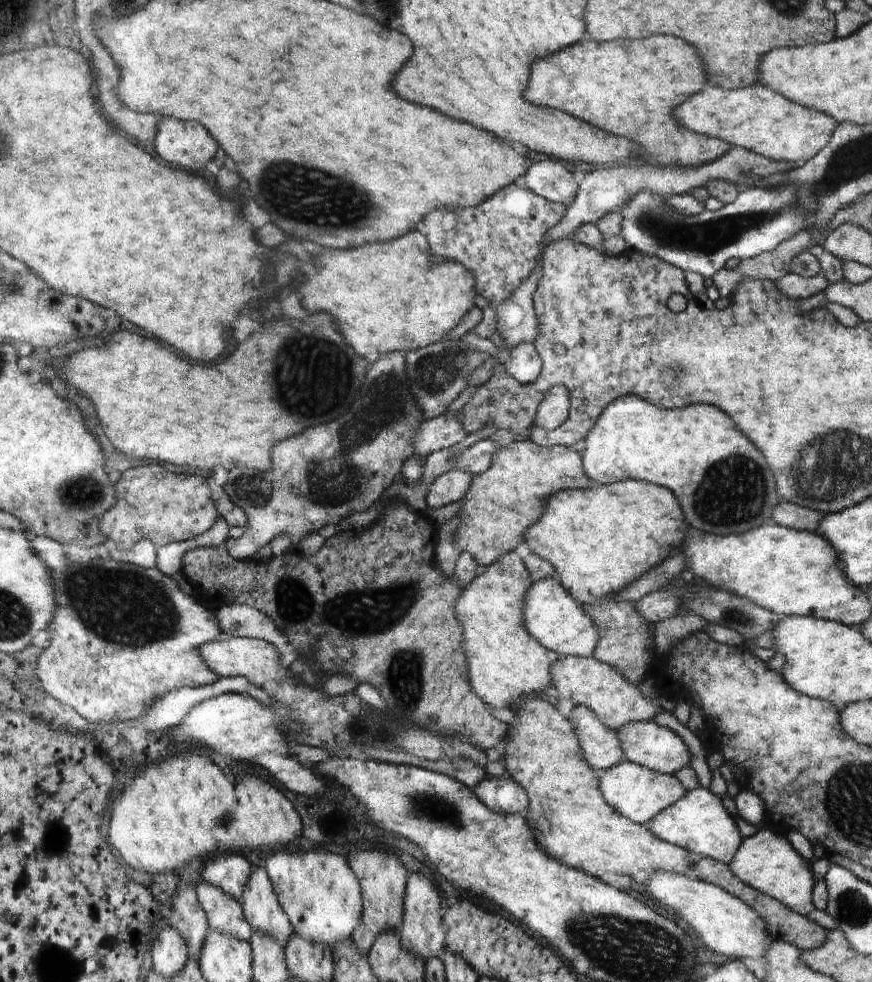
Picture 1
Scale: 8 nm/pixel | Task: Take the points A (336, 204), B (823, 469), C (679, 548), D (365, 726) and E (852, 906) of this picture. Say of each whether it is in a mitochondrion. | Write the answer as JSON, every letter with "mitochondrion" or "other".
{"A":"mitochondrion","B":"mitochondrion","C":"other","D":"mitochondrion","E":"mitochondrion"}

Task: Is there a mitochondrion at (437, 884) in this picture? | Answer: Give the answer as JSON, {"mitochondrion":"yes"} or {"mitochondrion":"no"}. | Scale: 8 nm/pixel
{"mitochondrion":"no"}

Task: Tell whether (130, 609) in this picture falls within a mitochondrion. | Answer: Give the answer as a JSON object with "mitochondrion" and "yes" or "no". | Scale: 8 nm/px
{"mitochondrion":"yes"}

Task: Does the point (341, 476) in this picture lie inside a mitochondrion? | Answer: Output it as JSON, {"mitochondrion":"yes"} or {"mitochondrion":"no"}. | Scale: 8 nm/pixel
{"mitochondrion":"yes"}

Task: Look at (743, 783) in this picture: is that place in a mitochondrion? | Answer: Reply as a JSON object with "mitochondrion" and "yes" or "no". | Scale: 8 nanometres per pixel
{"mitochondrion":"no"}

